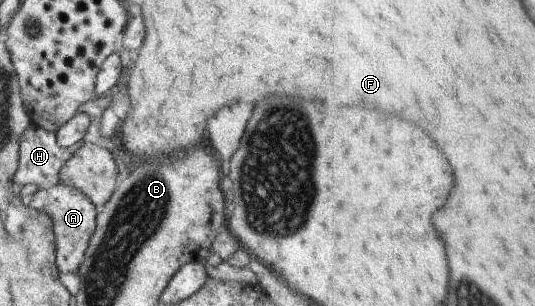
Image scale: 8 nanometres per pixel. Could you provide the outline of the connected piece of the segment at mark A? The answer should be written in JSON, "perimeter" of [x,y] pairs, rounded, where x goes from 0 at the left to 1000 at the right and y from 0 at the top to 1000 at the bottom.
{"perimeter":[[[108,592],[99,608],[69,618],[52,673],[58,686],[84,696],[97,719],[101,765],[103,869],[110,892],[140,889],[179,735],[176,667],[148,621]]]}

